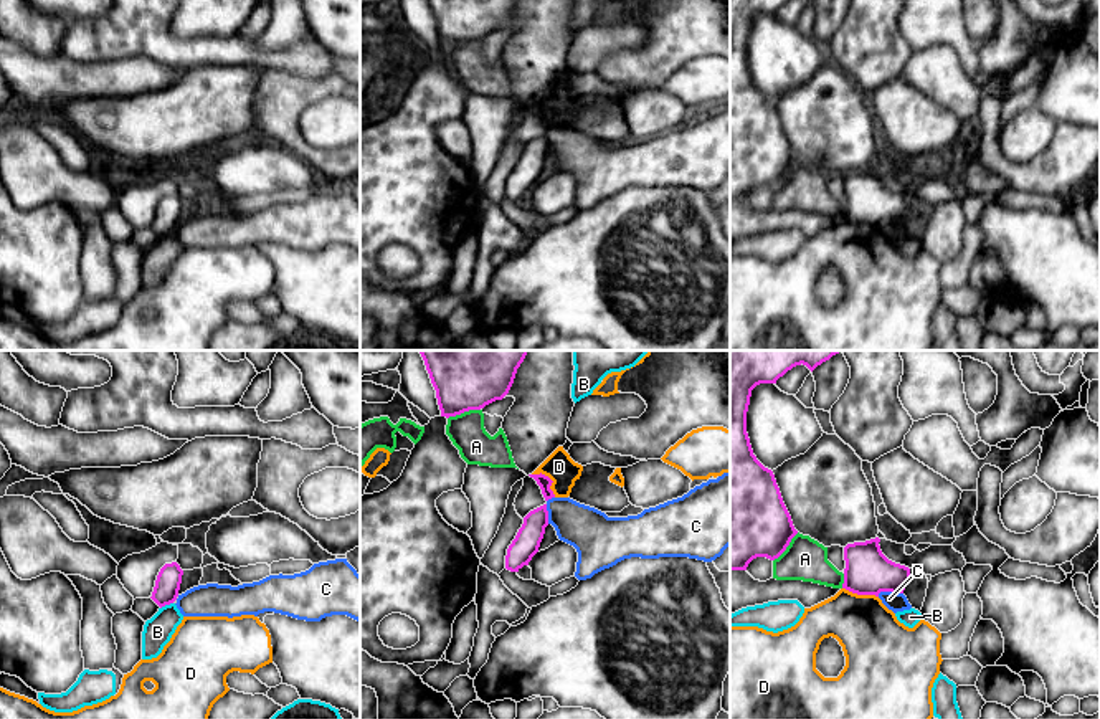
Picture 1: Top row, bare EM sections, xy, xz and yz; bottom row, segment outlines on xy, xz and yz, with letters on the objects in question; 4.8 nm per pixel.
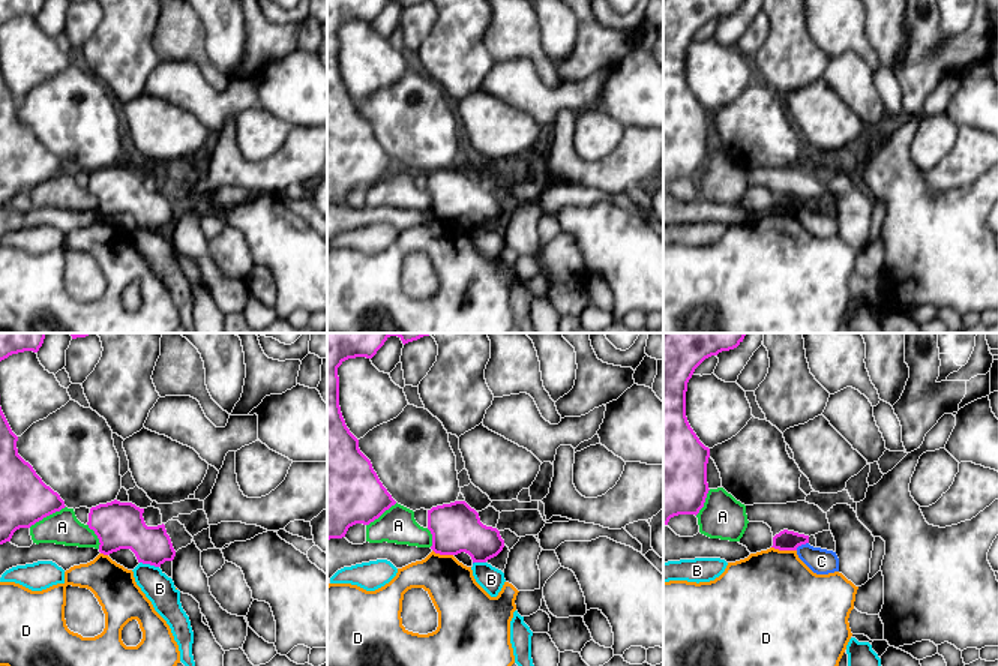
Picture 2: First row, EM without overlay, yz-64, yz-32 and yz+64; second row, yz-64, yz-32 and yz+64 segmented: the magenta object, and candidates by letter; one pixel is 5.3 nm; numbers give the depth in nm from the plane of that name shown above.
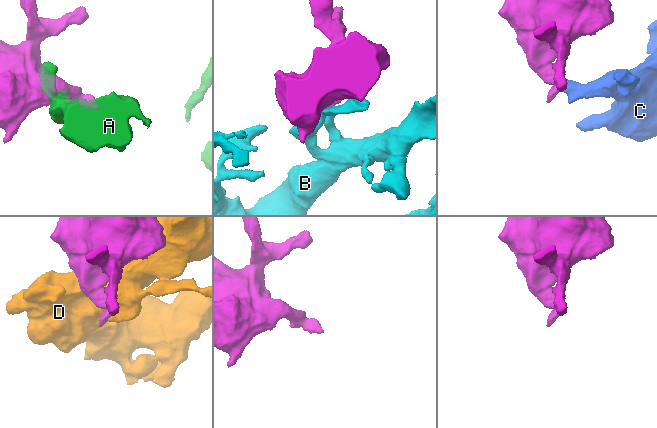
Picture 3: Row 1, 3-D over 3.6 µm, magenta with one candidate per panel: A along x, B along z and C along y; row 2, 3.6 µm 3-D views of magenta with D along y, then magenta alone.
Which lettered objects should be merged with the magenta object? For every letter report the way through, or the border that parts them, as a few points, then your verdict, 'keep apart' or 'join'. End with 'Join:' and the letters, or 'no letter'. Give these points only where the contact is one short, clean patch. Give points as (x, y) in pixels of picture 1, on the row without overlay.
A: keep apart
B: border xy (172, 232), (161, 238); keep apart
C: border yz (902, 223), (881, 222), (877, 225); keep apart
D: keep apart
Join: no letter

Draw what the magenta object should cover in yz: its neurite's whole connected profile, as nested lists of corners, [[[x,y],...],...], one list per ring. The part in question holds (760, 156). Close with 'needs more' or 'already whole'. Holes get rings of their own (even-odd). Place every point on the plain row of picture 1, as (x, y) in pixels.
[[[730,0],[730,200],[747,200],[756,187],[778,188],[798,164],[783,132],[771,99],[765,98],[753,84],[747,63],[747,41],[752,20],[760,13],[776,13],[788,0]]] | already whole

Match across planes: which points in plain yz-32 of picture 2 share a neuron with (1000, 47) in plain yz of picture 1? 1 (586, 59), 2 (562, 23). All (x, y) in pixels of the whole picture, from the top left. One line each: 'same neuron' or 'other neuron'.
1: same neuron
2: other neuron

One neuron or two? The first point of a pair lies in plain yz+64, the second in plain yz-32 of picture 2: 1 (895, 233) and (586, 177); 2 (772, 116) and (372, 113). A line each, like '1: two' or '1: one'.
1: two
2: one

